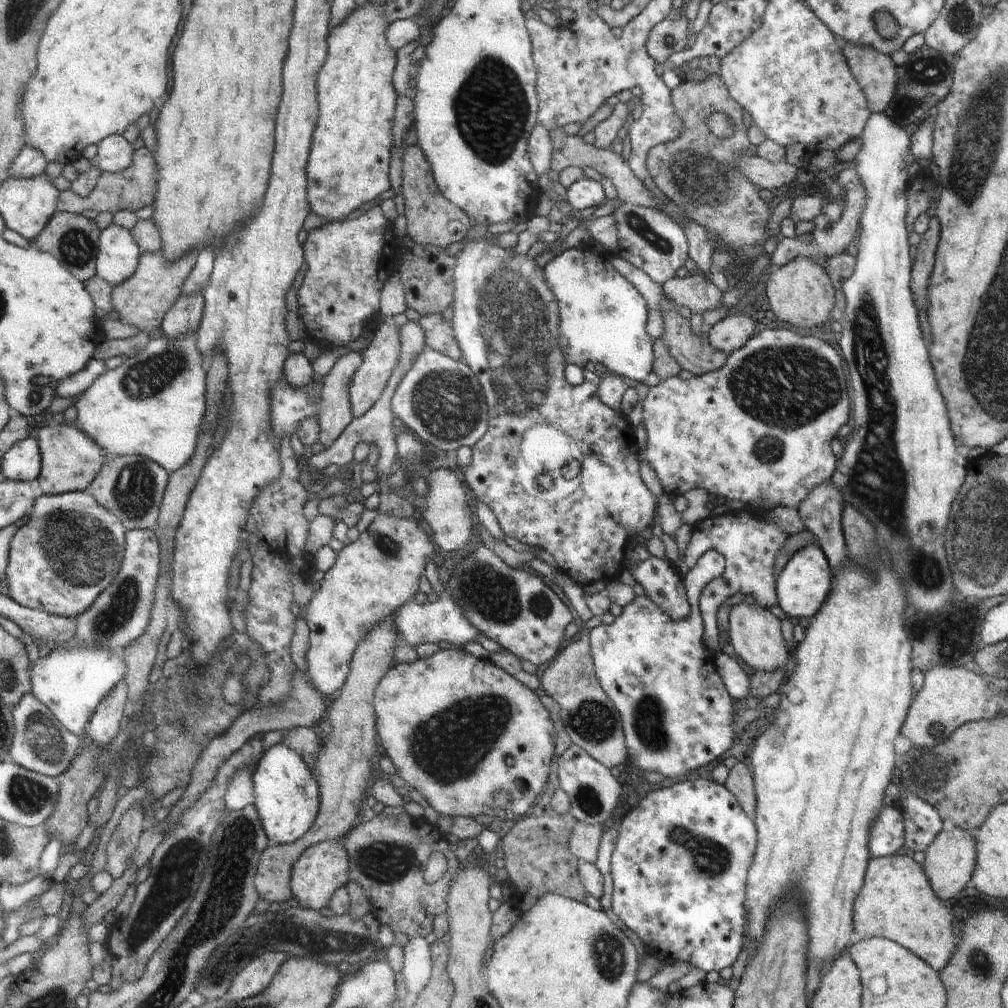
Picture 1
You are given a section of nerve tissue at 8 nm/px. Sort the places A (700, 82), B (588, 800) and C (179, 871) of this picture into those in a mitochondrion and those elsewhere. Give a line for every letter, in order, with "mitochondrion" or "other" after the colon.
A: other
B: mitochondrion
C: mitochondrion

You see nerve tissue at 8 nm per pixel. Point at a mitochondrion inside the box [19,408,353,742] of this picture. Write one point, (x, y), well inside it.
(81, 551)

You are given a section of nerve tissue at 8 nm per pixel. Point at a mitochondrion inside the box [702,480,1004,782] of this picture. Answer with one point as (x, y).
(952, 640)

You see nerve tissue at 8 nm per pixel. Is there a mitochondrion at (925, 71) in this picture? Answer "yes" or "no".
yes

